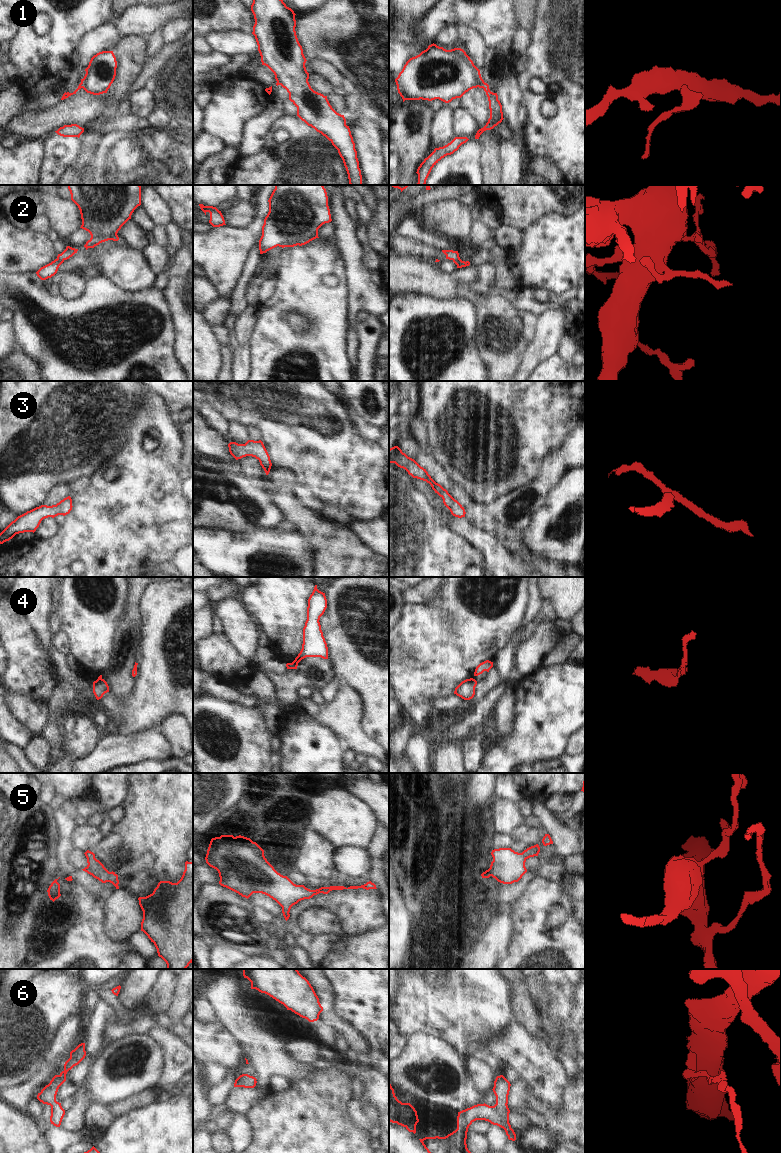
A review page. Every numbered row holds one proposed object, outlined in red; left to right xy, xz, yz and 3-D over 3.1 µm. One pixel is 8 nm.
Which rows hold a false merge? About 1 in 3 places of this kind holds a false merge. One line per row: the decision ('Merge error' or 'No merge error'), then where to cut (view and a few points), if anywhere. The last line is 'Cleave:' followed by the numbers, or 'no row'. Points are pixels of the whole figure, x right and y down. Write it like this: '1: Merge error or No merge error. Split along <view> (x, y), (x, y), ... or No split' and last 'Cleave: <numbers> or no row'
1: Merge error. Split along yz (483, 81), (481, 87)
2: No merge error. No split
3: No merge error. No split
4: Merge error. Split along xz (293, 661), (298, 662)
5: No merge error. No split
6: No merge error. No split
Cleave: 1, 4

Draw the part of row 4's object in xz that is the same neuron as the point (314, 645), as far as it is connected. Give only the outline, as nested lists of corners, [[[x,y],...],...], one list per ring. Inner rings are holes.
[[[315,585],[308,599],[307,620],[303,628],[302,649],[293,662],[300,662],[306,657],[321,657],[328,659],[328,647],[320,625],[320,617],[327,608],[325,593]]]

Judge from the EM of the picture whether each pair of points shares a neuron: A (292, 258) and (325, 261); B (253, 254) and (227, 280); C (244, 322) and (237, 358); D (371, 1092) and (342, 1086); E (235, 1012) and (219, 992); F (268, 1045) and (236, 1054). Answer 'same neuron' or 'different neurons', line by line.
A: same neuron
B: different neurons
C: same neuron
D: different neurons
E: same neuron
F: different neurons

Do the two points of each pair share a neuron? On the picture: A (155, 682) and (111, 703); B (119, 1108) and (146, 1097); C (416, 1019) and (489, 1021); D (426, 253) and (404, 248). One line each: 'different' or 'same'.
A: same
B: same
C: same
D: same

